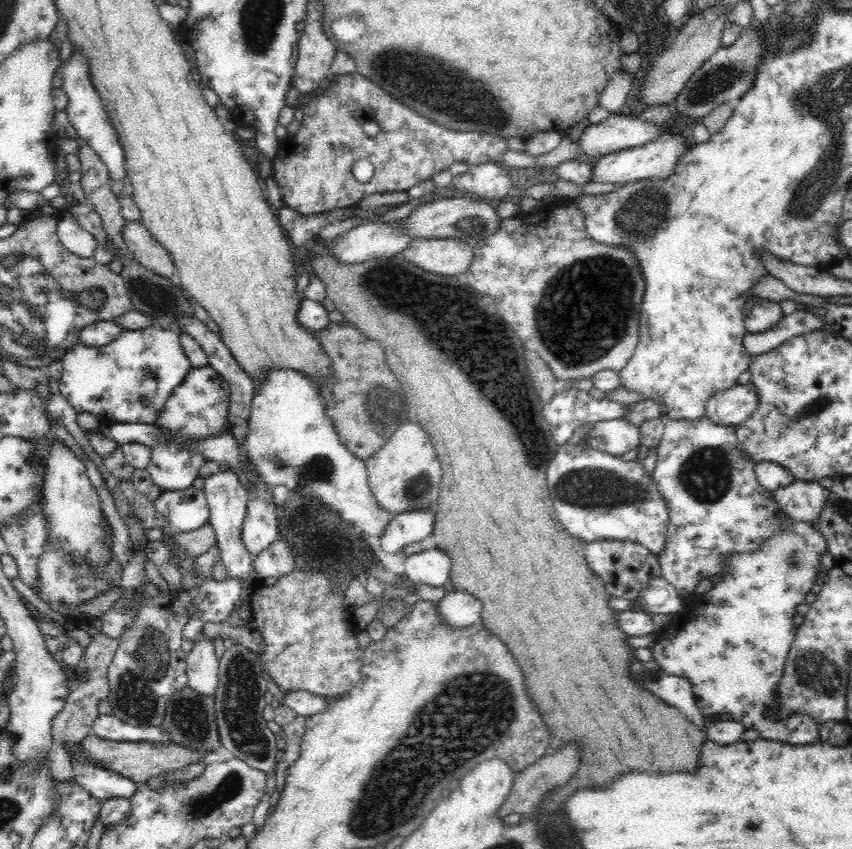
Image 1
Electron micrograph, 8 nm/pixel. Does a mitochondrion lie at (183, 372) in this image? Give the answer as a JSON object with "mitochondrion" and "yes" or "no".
{"mitochondrion":"no"}

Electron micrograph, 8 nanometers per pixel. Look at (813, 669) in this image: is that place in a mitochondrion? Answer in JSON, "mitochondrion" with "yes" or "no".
{"mitochondrion":"yes"}

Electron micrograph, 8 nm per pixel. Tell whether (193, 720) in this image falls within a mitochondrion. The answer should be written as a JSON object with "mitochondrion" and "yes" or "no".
{"mitochondrion":"yes"}

